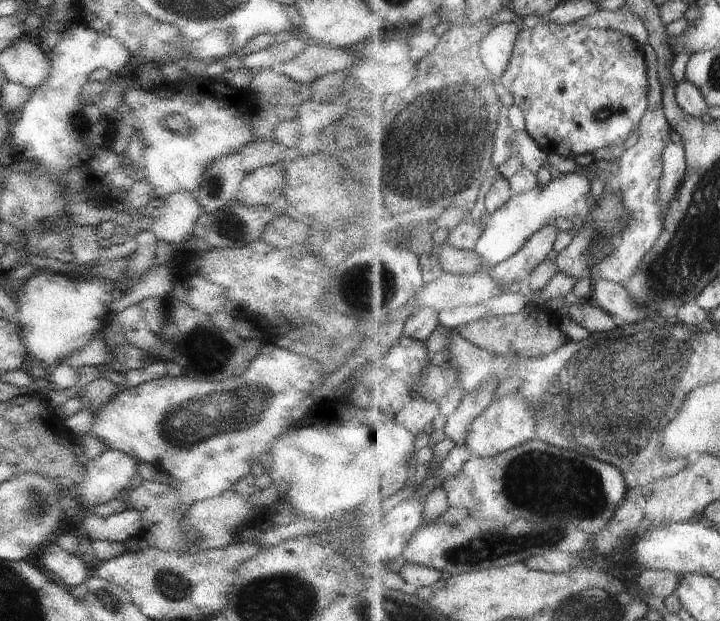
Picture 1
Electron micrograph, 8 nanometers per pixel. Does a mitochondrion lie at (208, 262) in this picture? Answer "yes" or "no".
no

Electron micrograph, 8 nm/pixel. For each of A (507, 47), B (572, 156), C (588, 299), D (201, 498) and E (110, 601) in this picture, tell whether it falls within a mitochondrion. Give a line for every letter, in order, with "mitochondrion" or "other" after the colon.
A: other
B: other
C: other
D: other
E: mitochondrion

